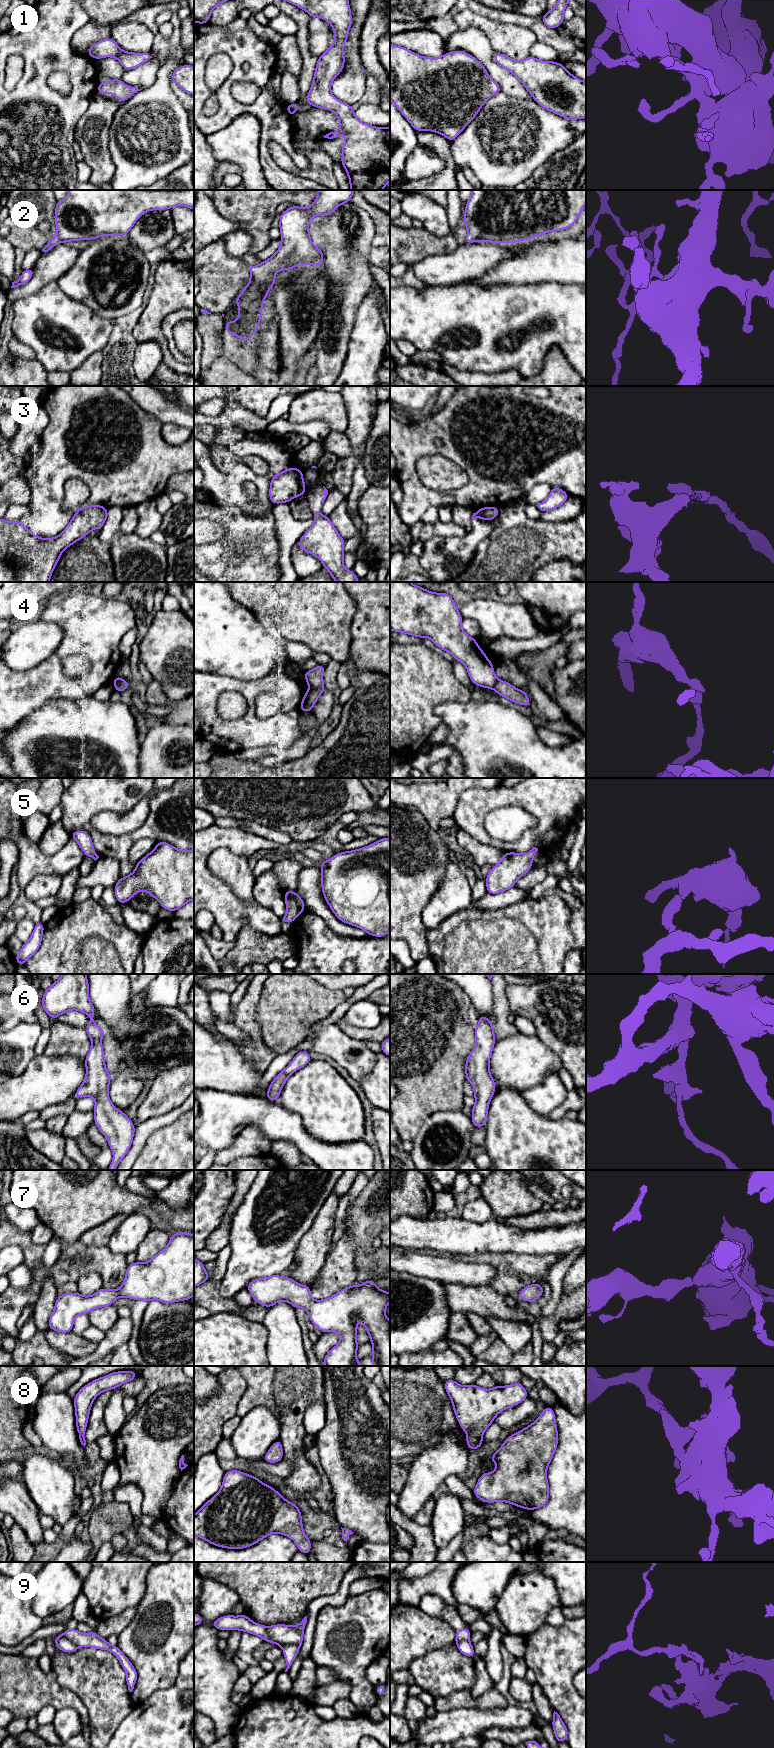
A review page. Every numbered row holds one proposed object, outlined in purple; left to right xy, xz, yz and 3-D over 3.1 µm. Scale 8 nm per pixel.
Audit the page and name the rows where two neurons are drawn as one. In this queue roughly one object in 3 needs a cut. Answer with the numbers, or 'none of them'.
3, 4, 9

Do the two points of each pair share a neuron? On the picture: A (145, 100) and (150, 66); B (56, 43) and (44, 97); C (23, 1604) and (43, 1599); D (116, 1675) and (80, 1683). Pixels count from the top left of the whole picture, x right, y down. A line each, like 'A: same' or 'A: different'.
A: different
B: same
C: different
D: same

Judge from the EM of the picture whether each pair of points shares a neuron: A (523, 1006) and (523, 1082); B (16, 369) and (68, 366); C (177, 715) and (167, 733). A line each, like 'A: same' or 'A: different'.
A: different
B: different
C: different

